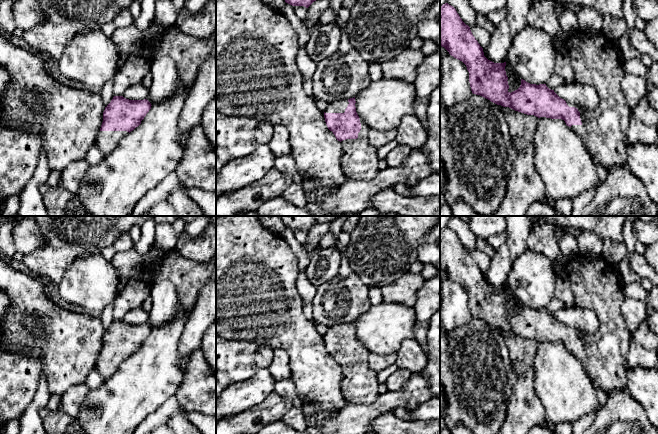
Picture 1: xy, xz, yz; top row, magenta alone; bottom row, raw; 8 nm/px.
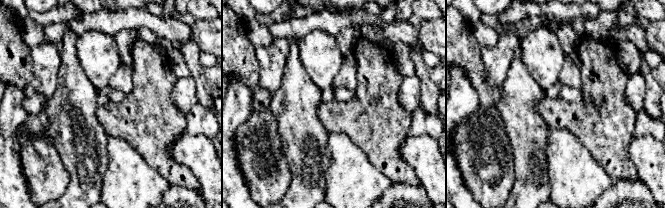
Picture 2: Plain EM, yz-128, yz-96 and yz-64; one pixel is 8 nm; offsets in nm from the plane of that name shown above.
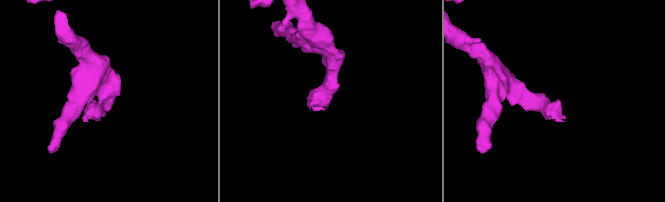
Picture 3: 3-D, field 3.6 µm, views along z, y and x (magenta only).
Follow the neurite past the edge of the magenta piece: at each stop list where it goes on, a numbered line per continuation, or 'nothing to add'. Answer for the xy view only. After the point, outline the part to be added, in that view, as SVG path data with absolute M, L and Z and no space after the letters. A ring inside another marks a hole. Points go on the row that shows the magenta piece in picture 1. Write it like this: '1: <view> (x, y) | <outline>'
1: xy (107, 141) | M99 131L96 142L99 150L105 155L109 155L117 147L119 141L125 137L127 131Z

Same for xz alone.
1: xz (359, 160) | M361 120L361 130L357 139L341 141L341 165L349 180L371 180L381 167L377 156L377 148L368 142L369 127Z

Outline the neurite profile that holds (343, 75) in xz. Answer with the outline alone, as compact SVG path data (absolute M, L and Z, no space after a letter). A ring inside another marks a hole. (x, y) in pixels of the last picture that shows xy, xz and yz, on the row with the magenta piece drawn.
M341 35L338 49L317 63L312 77L313 97L328 104L356 97L372 82L369 65L352 47L349 37Z

